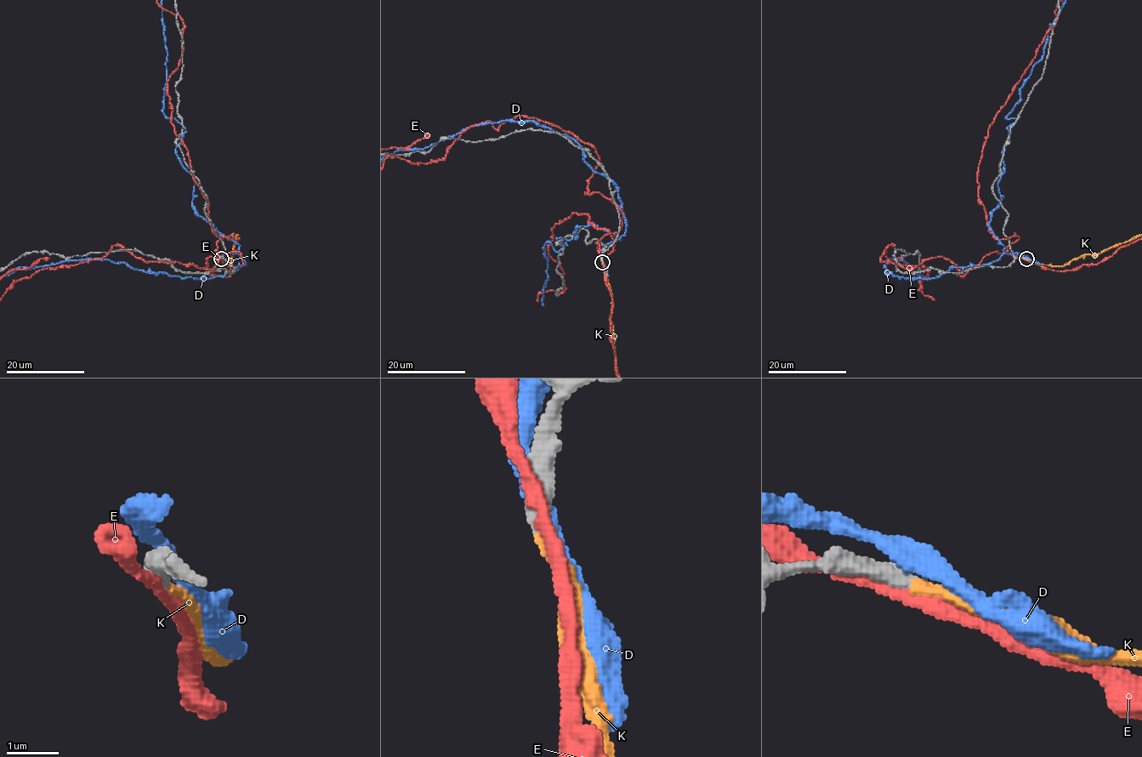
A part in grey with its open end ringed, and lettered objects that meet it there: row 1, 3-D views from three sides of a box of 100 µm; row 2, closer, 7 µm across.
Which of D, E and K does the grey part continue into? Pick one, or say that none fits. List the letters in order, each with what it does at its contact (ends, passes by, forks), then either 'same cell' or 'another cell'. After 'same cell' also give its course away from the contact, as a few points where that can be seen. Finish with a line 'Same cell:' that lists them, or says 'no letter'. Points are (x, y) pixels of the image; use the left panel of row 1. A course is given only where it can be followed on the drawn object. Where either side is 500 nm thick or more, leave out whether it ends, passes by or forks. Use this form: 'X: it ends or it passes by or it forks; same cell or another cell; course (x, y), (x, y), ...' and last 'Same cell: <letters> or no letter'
D: it passes by; another cell
E: it passes by; another cell
K: it ends; same cell
Same cell: K

